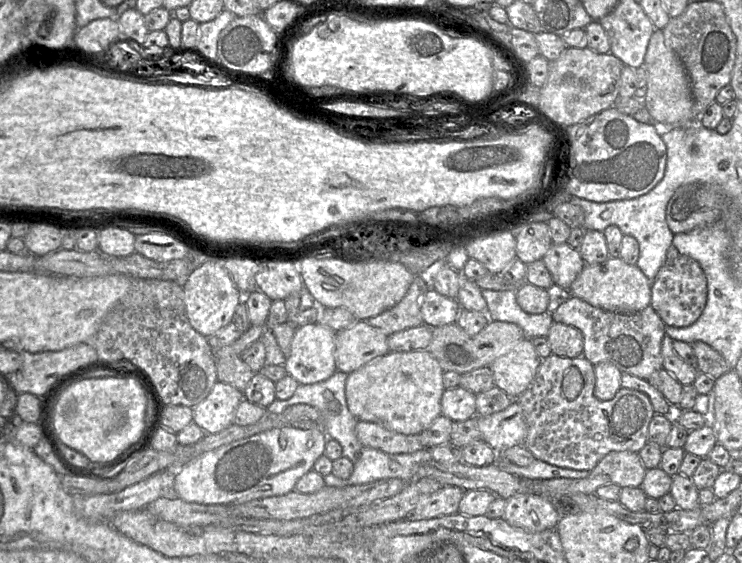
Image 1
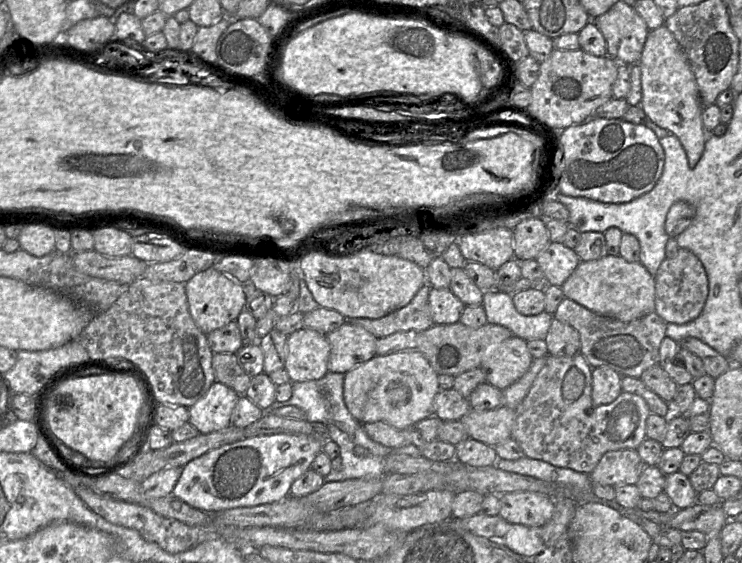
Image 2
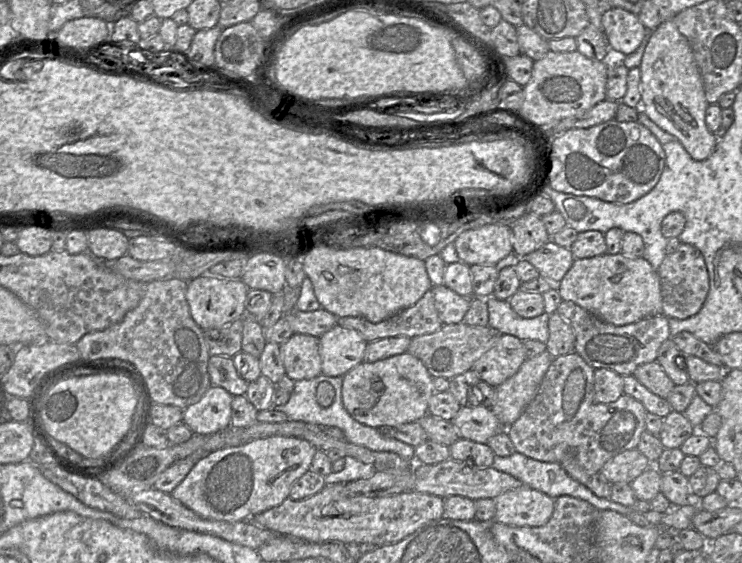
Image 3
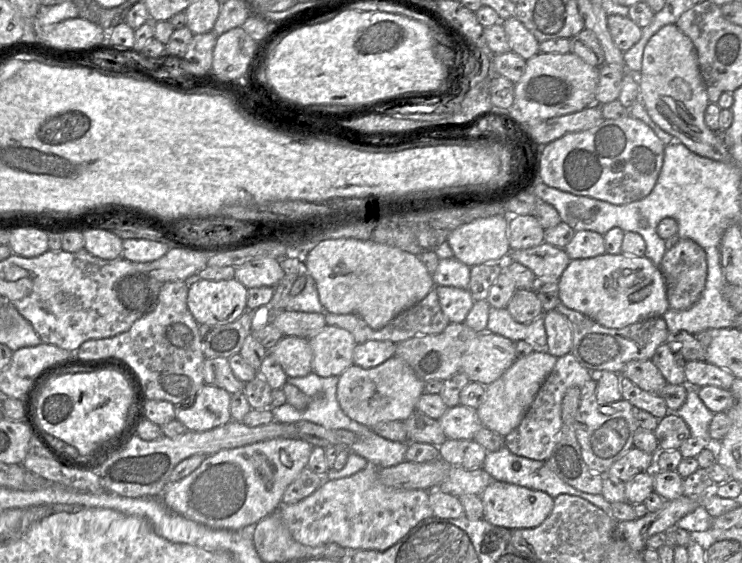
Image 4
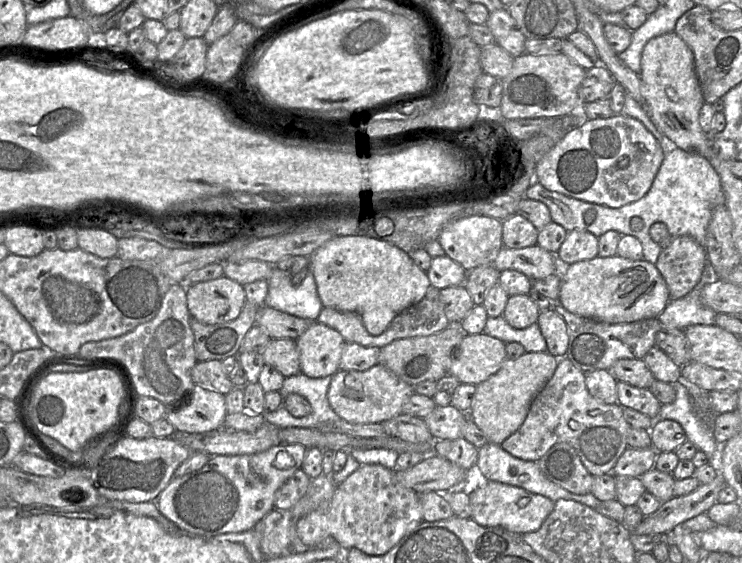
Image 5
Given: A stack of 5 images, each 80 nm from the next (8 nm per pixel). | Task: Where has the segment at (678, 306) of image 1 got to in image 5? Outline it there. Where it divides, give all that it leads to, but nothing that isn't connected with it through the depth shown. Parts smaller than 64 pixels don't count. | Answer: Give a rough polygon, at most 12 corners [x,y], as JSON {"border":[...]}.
{"border":[[676,236],[655,264],[671,300],[702,280],[706,249]]}

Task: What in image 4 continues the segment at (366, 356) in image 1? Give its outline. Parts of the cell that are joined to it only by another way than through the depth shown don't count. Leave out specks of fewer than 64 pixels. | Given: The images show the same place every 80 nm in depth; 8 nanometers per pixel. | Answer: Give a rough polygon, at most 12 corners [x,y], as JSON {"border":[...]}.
{"border":[[326,325],[309,339],[312,372],[340,376],[353,365],[353,335]]}

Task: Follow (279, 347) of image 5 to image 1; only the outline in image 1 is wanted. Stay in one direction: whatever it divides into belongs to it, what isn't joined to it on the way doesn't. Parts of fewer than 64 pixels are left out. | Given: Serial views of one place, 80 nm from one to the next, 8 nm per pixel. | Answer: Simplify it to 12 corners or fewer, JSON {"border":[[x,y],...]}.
{"border":[[297,327],[286,372],[312,384],[336,371],[336,332]]}

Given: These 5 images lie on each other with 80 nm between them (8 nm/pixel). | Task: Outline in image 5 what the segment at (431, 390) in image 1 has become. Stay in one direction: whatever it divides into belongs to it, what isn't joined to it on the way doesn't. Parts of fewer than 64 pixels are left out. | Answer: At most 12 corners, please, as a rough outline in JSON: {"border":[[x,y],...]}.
{"border":[[382,364],[332,375],[333,411],[355,424],[402,414],[414,387]]}

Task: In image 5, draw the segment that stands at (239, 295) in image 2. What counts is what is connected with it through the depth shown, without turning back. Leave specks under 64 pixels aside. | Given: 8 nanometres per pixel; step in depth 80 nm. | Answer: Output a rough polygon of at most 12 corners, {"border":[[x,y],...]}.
{"border":[[222,276],[186,288],[191,317],[236,319],[244,286]]}

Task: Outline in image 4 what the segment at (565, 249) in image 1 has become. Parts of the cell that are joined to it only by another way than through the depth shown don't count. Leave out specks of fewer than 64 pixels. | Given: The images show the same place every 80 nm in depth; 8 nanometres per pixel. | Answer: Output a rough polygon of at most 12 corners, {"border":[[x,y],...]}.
{"border":[[546,242],[510,250],[506,261],[528,267],[536,277],[557,280],[570,260]]}

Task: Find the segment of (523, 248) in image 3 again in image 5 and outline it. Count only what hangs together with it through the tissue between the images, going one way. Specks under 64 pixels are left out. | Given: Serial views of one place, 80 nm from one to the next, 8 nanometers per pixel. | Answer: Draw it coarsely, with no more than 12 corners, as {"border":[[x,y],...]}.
{"border":[[516,213],[502,220],[504,247],[537,244],[538,229]]}

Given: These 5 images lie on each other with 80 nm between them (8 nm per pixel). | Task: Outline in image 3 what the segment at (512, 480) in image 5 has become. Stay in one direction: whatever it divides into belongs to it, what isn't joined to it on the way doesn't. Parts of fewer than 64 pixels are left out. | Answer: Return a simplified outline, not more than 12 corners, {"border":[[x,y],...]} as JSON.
{"border":[[515,452],[495,456],[495,469],[553,499],[562,495],[589,502],[598,511],[632,513],[597,497],[571,478],[560,463]]}

